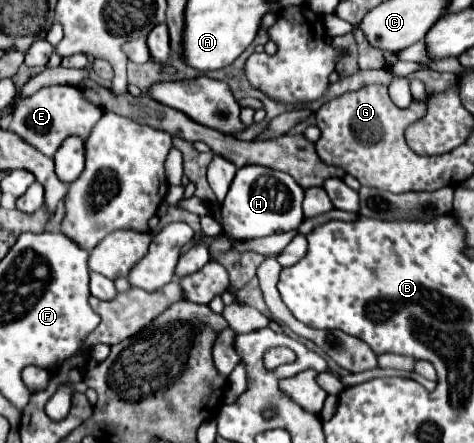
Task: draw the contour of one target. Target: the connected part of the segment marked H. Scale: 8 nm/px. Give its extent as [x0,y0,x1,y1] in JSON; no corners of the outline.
[221,166,305,240]

